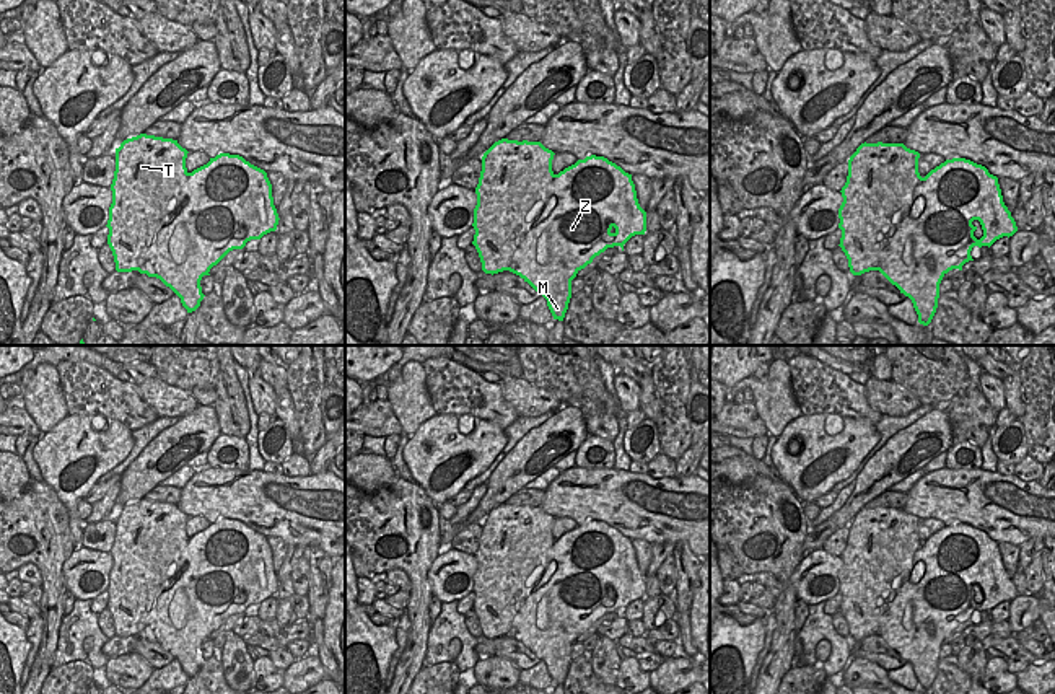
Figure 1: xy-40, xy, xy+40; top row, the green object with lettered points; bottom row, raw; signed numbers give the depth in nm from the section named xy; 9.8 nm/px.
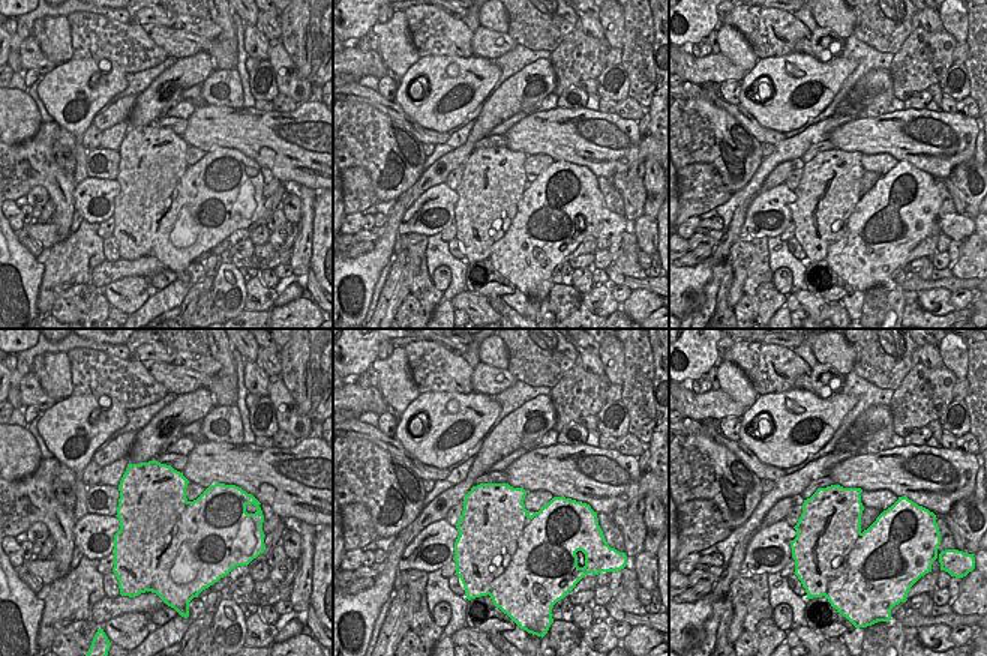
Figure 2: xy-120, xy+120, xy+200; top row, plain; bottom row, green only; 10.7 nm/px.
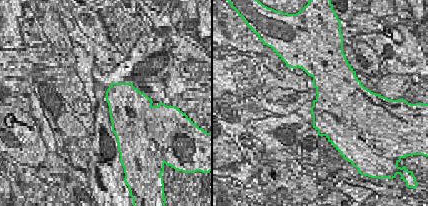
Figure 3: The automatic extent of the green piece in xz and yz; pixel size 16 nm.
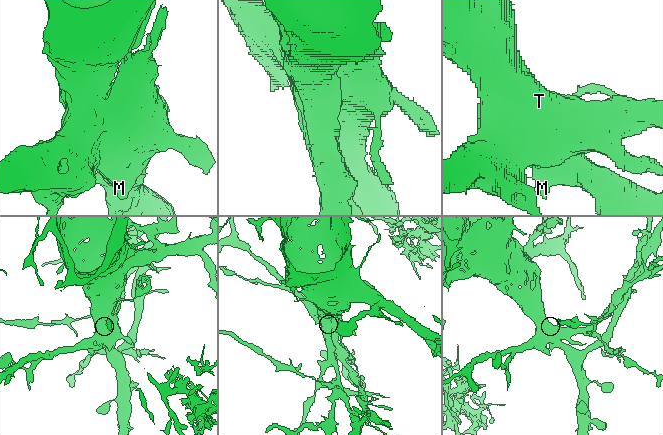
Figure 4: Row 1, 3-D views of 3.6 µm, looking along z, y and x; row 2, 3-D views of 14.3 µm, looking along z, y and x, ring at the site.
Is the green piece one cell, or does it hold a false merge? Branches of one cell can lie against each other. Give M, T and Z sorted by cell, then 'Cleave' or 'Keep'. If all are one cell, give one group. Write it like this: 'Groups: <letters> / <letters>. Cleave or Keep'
Groups: M Z / T. Cleave

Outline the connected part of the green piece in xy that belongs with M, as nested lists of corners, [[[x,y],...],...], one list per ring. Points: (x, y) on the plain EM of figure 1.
[[[586,521],[560,536],[547,552],[547,565],[524,585],[529,598],[513,622],[510,637],[519,640],[547,665],[554,684],[563,686],[571,645],[607,613],[620,611],[646,596],[646,577],[637,564],[632,539],[604,521]]]

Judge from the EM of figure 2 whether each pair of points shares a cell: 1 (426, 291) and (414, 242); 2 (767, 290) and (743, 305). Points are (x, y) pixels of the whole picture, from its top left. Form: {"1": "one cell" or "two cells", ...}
{"1": "one cell", "2": "two cells"}

